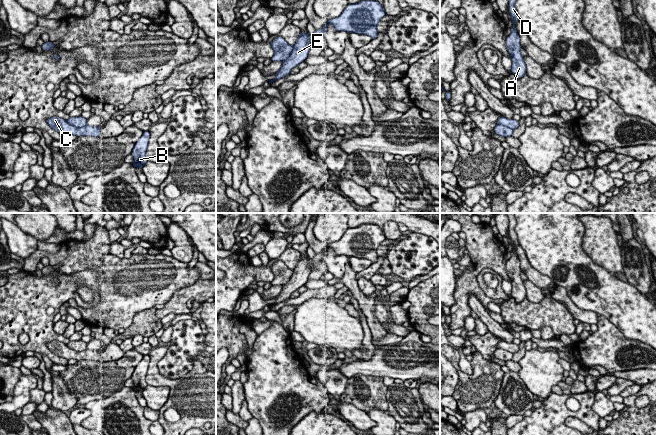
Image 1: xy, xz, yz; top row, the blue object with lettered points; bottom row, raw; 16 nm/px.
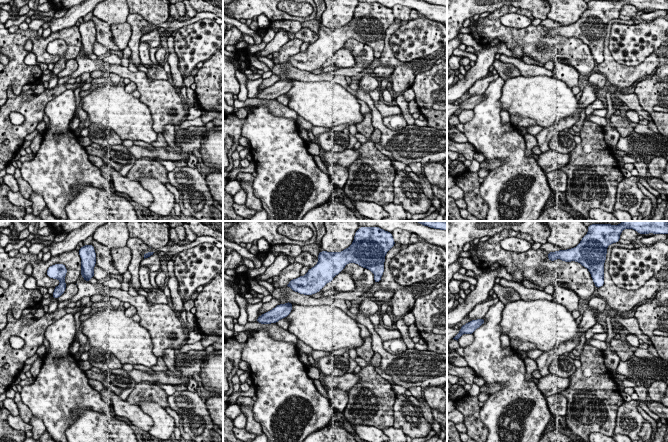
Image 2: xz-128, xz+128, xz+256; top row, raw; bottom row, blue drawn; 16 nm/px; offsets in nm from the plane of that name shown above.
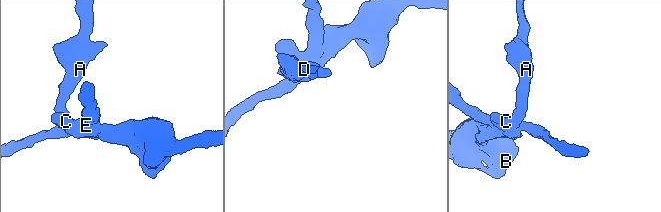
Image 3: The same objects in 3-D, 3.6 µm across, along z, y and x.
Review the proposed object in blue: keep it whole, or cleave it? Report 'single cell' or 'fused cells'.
fused cells

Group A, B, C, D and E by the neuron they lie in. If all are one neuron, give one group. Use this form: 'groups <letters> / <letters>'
groups A B C D / E

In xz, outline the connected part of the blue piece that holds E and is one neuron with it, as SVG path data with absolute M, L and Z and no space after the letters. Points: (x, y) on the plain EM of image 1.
M308 255L300 257L294 269L294 274L290 280L283 285L281 292L276 296L276 301L272 304L269 304L269 308L287 299L290 299L290 296L294 291L305 285L311 273L311 269L308 265L308 260Z

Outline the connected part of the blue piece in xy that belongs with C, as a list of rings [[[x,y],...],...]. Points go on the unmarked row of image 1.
[[[53,340],[48,342],[48,349],[57,356],[63,357],[67,360],[76,359],[76,360],[94,360],[99,361],[101,359],[101,353],[98,350],[86,349],[84,351],[74,351],[67,347],[66,344]]]

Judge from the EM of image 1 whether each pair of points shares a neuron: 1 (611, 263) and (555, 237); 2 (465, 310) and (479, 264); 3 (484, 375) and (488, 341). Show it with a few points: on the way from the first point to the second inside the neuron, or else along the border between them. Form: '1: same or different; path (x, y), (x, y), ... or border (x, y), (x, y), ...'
1: different; border (584, 226), (582, 249), (595, 264), (601, 266)
2: same; path (463, 299), (463, 289), (472, 275)
3: different; border (477, 350), (484, 358), (492, 362)

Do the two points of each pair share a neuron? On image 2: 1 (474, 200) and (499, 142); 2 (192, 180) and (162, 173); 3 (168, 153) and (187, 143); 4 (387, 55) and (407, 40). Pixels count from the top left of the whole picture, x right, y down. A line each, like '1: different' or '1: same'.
1: different
2: different
3: same
4: different

